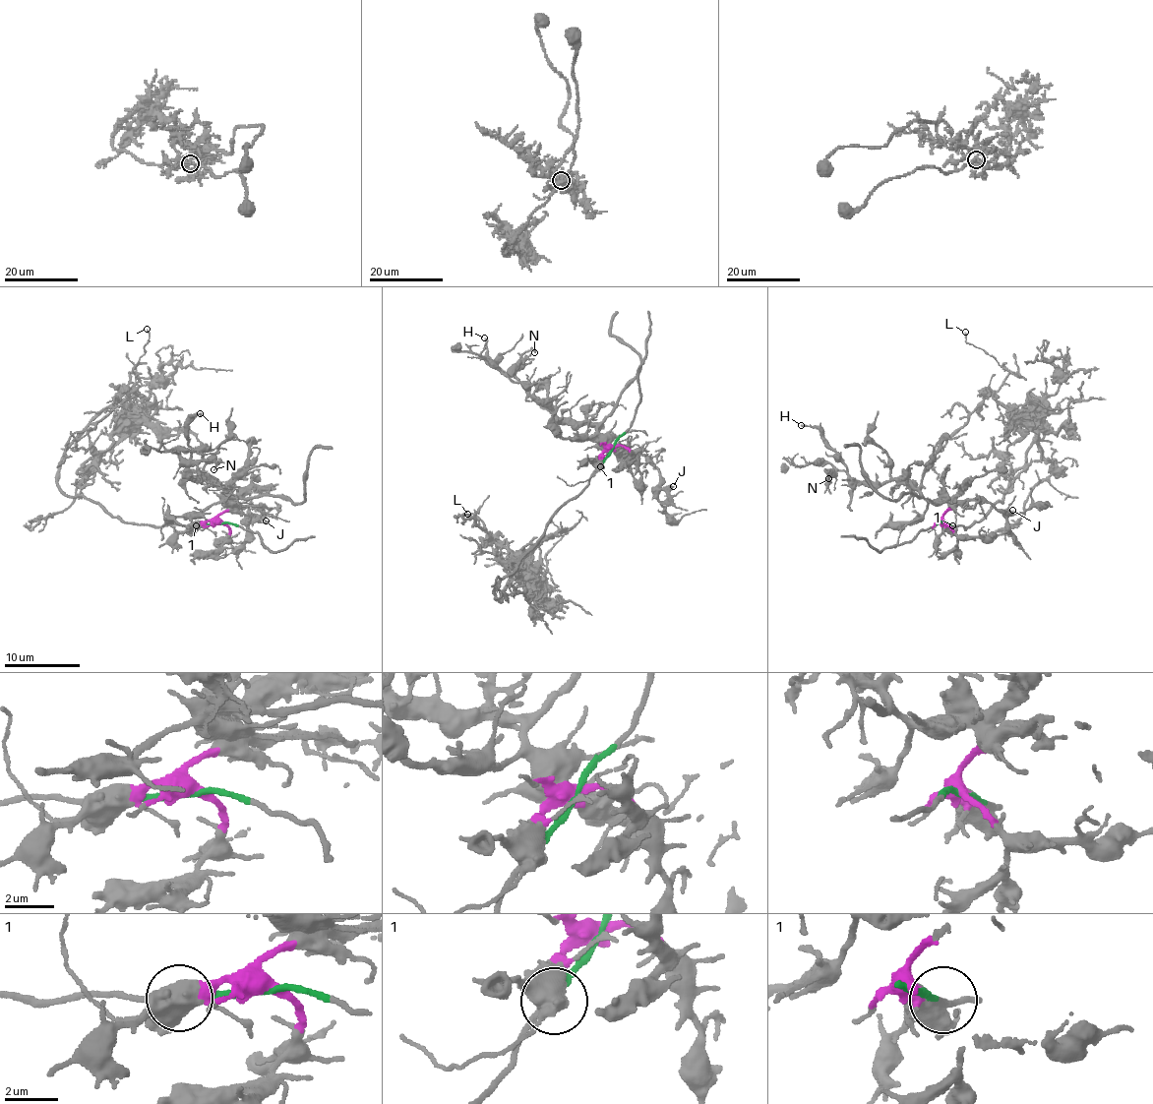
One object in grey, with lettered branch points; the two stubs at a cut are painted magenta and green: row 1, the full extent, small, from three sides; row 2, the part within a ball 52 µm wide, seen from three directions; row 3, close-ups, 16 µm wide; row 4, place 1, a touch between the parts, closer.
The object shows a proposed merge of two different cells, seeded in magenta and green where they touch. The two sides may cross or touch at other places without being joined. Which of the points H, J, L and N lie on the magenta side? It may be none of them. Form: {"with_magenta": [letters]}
{"with_magenta": ["H", "J", "N"]}

